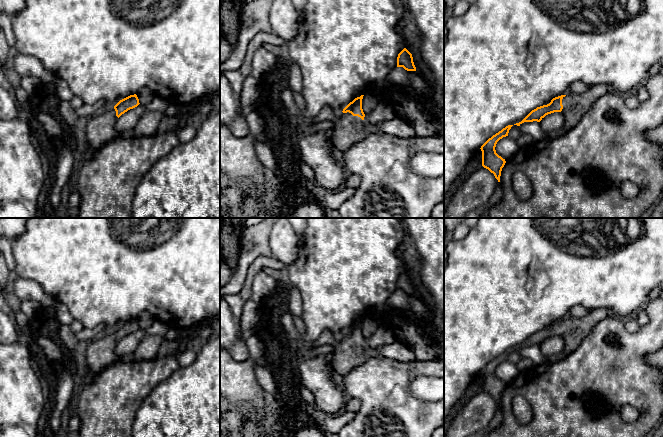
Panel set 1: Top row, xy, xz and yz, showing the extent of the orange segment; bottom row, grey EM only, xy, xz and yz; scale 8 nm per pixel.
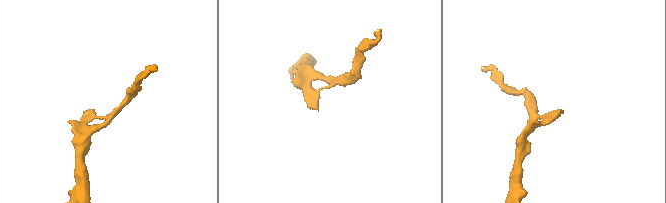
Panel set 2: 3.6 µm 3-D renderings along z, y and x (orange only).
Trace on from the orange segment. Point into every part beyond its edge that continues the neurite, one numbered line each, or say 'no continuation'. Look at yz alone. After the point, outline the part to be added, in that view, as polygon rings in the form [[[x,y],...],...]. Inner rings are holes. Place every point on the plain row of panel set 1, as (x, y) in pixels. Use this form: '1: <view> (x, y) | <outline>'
1: yz (575, 330) | [[[598,308],[588,311],[583,317],[569,317],[562,323],[563,351],[567,354],[574,351],[593,327],[608,315],[608,310]]]

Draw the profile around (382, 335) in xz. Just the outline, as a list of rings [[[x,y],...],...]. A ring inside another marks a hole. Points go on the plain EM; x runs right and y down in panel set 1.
[[[378,325],[374,333],[365,339],[369,348],[377,349],[386,344],[396,342],[394,333],[385,325]]]

